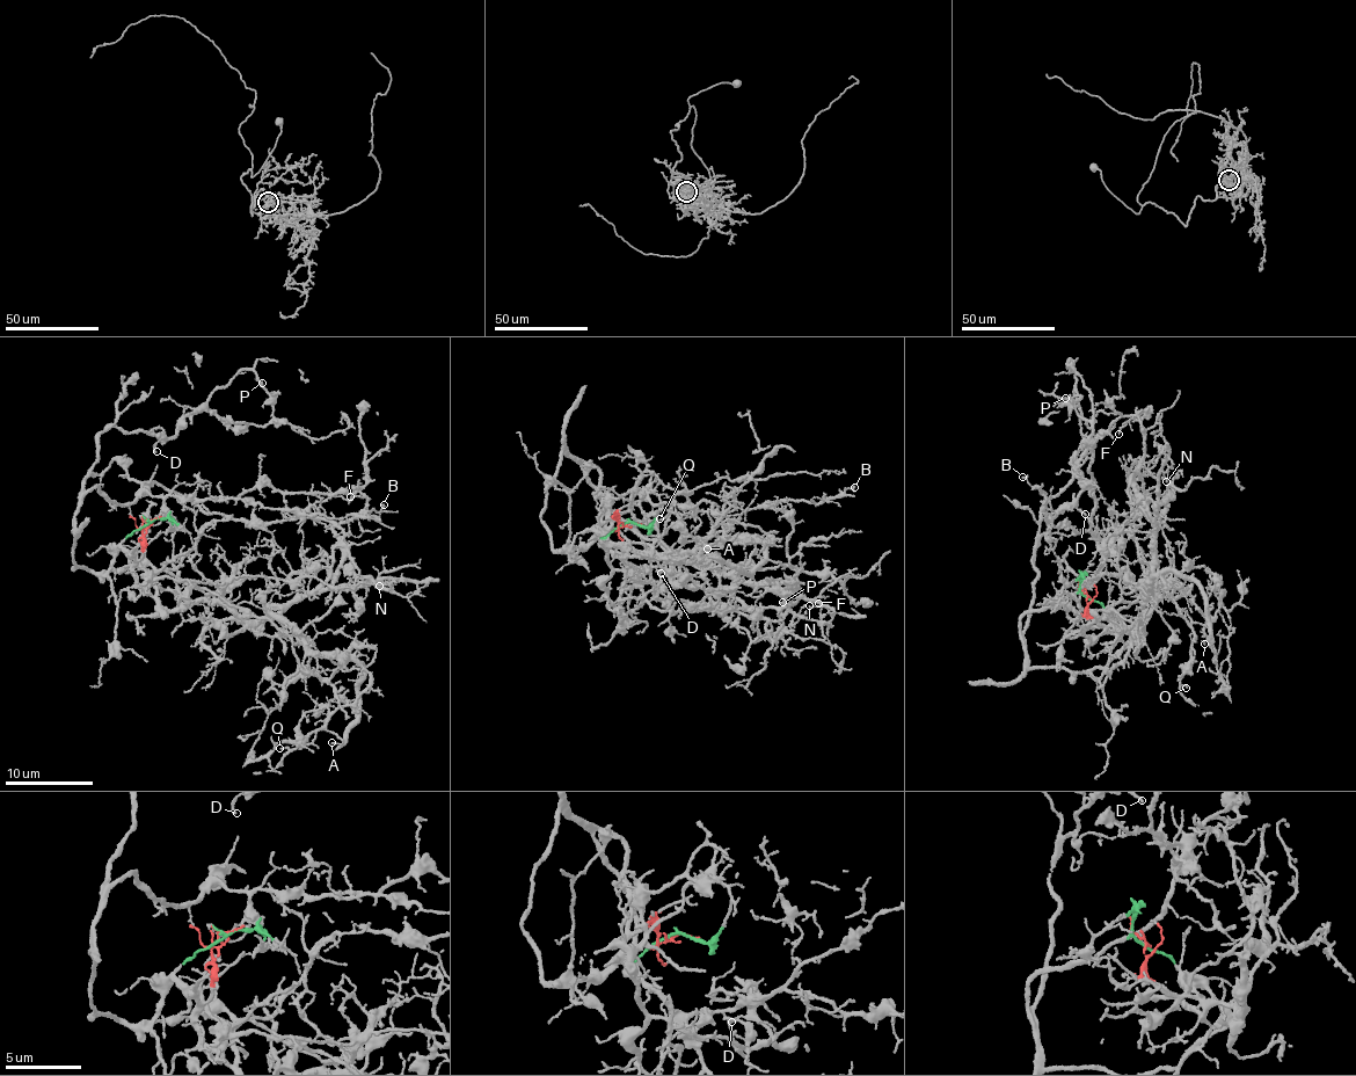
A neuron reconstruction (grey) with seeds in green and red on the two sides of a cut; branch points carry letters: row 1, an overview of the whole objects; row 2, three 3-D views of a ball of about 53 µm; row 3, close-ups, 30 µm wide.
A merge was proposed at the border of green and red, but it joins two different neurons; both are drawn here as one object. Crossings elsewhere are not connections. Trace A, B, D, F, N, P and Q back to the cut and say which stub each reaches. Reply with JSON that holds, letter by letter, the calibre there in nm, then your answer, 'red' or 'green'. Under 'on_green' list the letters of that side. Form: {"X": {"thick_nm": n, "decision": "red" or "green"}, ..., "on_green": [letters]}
{"A": {"thick_nm": 140, "decision": "red"}, "B": {"thick_nm": 160, "decision": "green"}, "D": {"thick_nm": 170, "decision": "green"}, "F": {"thick_nm": 110, "decision": "red"}, "N": {"thick_nm": 110, "decision": "red"}, "P": {"thick_nm": 140, "decision": "green"}, "Q": {"thick_nm": 130, "decision": "red"}, "on_green": ["B", "D", "P"]}

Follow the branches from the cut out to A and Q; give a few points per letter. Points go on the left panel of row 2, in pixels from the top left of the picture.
A: (148, 520), (133, 571), (166, 609), (210, 598), (269, 615), (370, 675), (330, 714), (342, 743), (330, 742)
Q: (148, 520), (133, 571), (166, 609), (210, 598), (269, 615), (370, 675), (307, 741), (279, 749)

